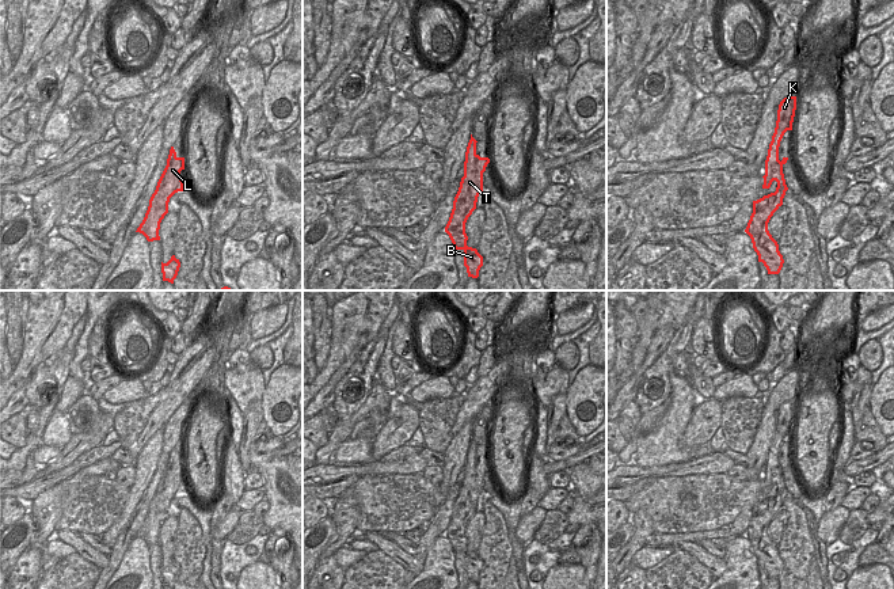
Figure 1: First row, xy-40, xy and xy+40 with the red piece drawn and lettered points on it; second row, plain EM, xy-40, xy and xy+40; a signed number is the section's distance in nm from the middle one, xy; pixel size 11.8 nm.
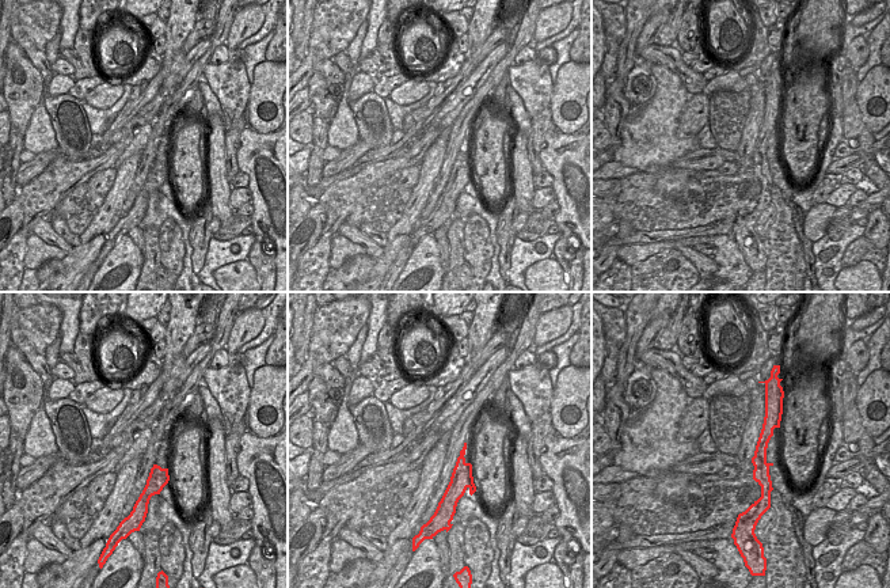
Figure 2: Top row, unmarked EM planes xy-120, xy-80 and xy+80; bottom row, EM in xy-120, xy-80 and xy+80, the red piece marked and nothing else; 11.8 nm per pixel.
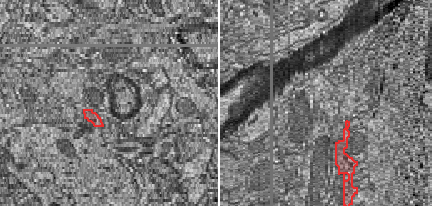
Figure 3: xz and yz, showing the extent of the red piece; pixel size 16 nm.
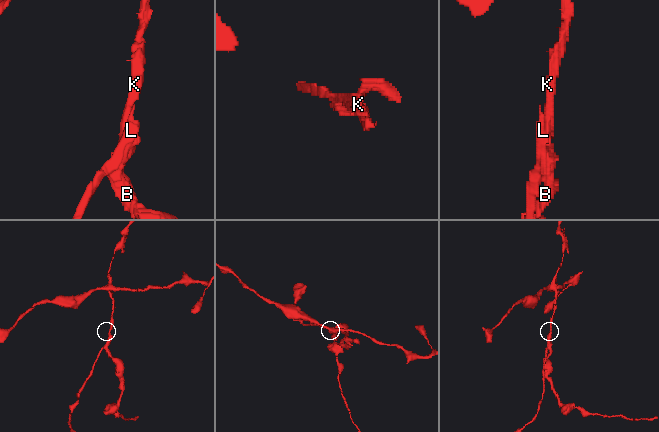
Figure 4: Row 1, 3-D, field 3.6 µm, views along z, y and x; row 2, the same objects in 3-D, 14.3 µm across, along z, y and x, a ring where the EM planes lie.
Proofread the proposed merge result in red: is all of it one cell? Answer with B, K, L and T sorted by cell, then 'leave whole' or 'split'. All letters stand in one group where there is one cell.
B K T / L; split

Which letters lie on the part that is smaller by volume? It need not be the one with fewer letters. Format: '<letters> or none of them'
L

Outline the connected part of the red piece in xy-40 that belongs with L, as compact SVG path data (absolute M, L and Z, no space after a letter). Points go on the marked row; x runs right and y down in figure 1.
M174 147L170 149L167 166L149 200L148 213L156 213L170 202L171 194L180 183L180 171L184 170L184 157L178 157Z

